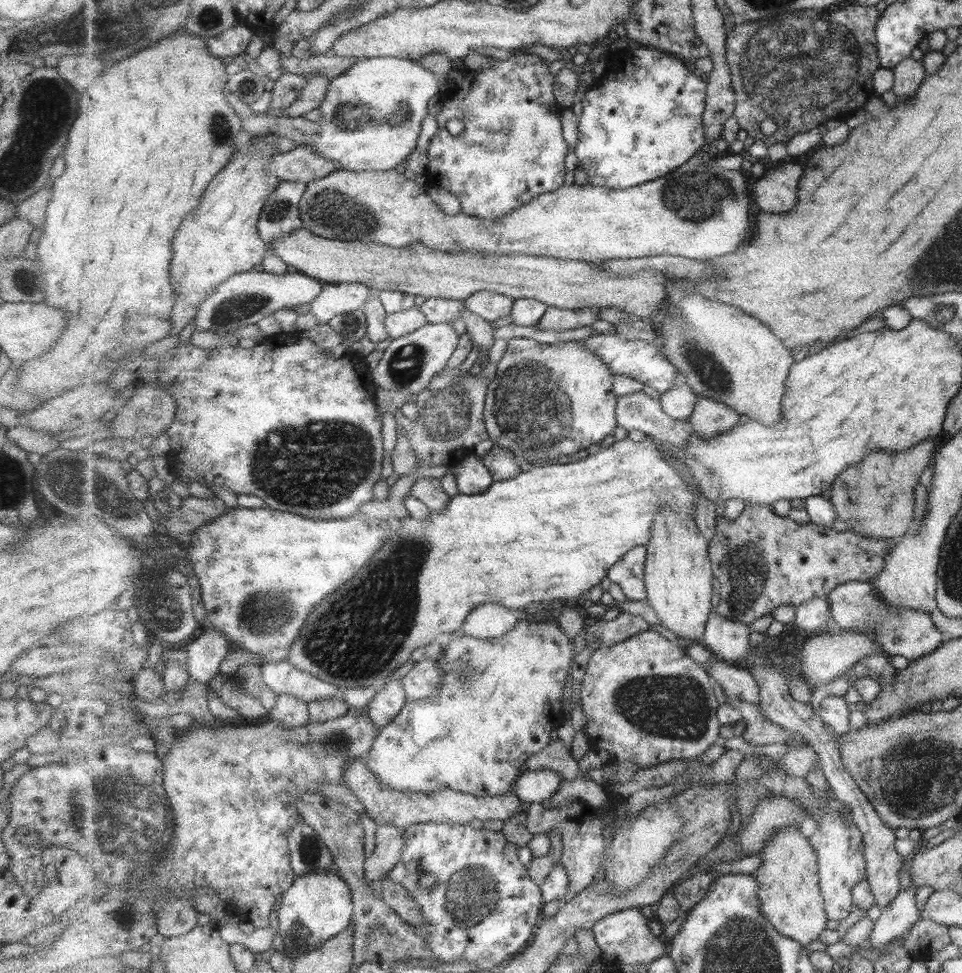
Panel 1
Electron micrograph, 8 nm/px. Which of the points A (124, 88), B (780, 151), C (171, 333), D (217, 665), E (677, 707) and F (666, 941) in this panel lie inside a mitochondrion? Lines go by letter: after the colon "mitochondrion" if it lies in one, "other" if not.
A: other
B: mitochondrion
C: other
D: other
E: mitochondrion
F: other

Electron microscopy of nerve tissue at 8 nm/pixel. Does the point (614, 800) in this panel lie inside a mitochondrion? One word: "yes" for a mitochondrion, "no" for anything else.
no

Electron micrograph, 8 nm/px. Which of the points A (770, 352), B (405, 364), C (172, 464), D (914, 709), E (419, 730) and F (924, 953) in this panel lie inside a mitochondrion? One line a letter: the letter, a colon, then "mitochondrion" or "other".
A: other
B: mitochondrion
C: other
D: other
E: other
F: other

